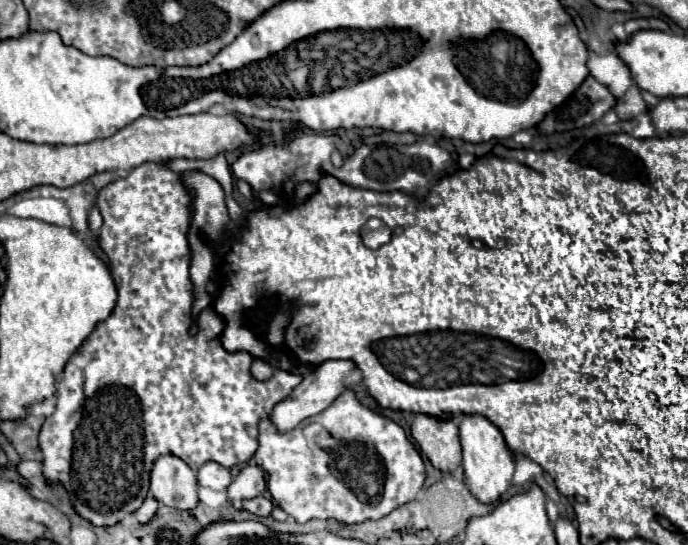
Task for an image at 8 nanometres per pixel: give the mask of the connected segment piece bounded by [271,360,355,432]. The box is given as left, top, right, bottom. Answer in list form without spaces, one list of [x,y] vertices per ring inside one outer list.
[[[327,360],[321,366],[317,366],[311,374],[303,376],[303,382],[299,386],[293,388],[293,392],[275,404],[273,412],[271,412],[271,422],[279,432],[289,432],[293,428],[297,428],[305,418],[315,416],[319,412],[323,412],[323,408],[327,408],[341,392],[343,392],[343,380],[355,370],[355,364],[349,360]]]

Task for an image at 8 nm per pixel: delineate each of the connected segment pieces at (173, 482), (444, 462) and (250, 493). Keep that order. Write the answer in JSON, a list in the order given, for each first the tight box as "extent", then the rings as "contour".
[{"extent":[151,456,199,510],"contour":[[[161,456],[151,470],[151,494],[157,502],[193,510],[199,504],[197,474],[177,456]]]},{"extent":[411,414,461,474],"contour":[[[415,414],[411,436],[429,462],[443,474],[451,474],[461,466],[459,428],[453,420],[437,420],[425,414]]]},{"extent":[227,464,265,502],"contour":[[[255,464],[243,468],[239,472],[239,476],[229,484],[227,488],[227,498],[231,502],[239,502],[239,500],[249,500],[249,498],[255,498],[259,494],[263,494],[265,490],[265,476],[263,476],[263,470]]]}]

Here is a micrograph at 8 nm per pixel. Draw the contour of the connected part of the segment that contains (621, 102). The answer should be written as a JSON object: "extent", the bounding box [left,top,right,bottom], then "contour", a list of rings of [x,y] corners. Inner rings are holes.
{"extent":[615,86,649,120],"contour":[[[631,86],[627,94],[617,100],[615,112],[619,114],[621,120],[633,120],[637,114],[649,112],[649,104],[643,100],[641,90],[637,90],[637,86]]]}

